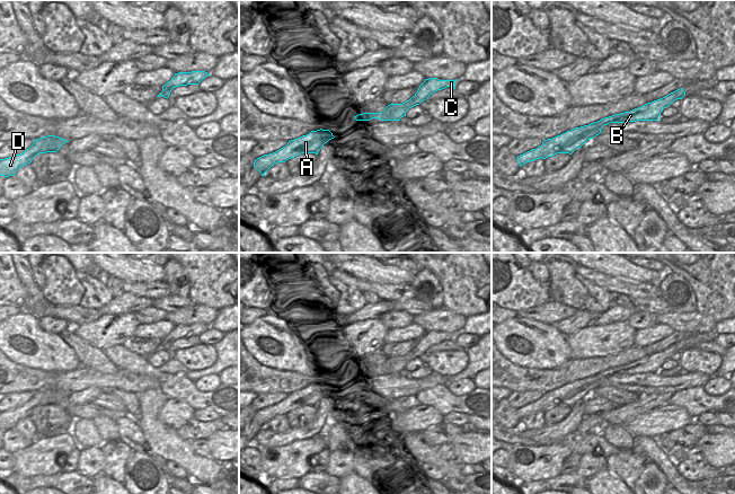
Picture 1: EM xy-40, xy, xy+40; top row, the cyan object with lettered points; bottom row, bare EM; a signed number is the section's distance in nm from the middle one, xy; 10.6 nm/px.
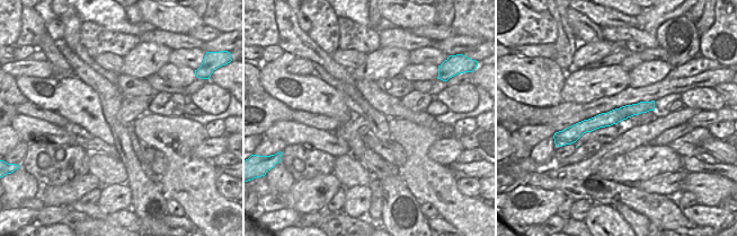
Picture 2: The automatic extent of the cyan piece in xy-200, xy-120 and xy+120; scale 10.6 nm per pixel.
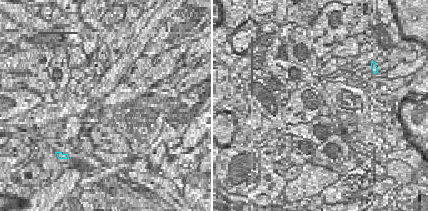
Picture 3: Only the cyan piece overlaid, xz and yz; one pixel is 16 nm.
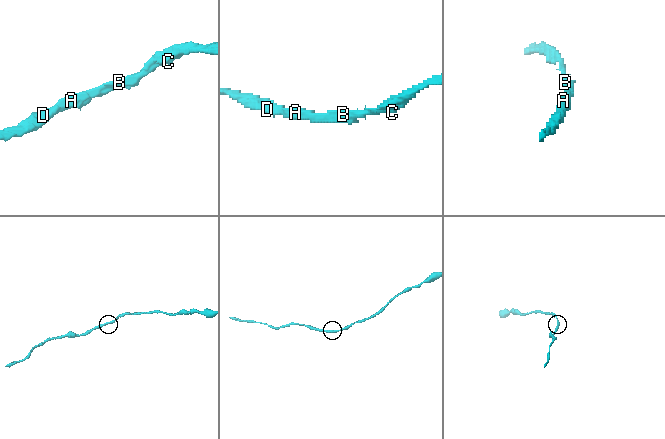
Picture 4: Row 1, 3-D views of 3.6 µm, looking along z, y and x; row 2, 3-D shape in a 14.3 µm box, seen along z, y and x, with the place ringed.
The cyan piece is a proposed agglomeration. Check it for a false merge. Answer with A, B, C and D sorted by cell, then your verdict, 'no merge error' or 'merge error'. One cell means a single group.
A B C D | no merge error

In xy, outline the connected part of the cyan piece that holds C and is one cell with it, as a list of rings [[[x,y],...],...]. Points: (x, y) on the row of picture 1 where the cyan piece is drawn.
[[[437,78],[425,79],[419,86],[417,92],[407,102],[402,104],[390,104],[380,113],[363,113],[354,116],[356,121],[370,121],[379,118],[381,121],[400,121],[406,116],[406,112],[426,100],[433,92],[442,90],[446,87],[455,89],[458,80],[440,80]]]

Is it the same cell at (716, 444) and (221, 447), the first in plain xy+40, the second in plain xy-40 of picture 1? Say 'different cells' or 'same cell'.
same cell

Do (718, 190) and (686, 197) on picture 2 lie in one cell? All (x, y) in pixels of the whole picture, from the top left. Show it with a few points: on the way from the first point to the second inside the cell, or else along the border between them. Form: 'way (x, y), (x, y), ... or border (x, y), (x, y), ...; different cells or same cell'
border (683, 191), (690, 191), (698, 203); different cells

